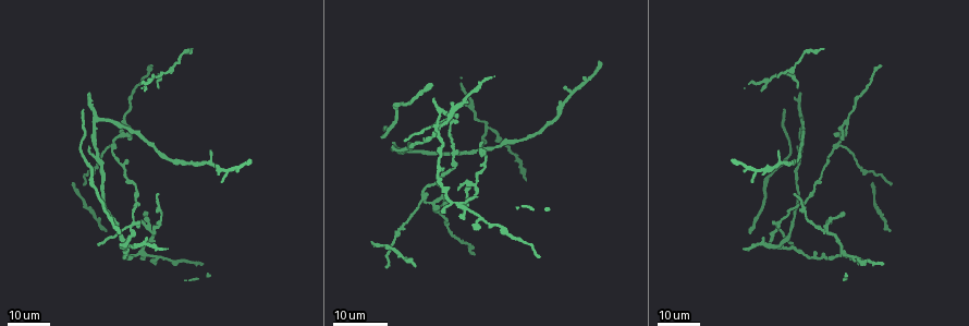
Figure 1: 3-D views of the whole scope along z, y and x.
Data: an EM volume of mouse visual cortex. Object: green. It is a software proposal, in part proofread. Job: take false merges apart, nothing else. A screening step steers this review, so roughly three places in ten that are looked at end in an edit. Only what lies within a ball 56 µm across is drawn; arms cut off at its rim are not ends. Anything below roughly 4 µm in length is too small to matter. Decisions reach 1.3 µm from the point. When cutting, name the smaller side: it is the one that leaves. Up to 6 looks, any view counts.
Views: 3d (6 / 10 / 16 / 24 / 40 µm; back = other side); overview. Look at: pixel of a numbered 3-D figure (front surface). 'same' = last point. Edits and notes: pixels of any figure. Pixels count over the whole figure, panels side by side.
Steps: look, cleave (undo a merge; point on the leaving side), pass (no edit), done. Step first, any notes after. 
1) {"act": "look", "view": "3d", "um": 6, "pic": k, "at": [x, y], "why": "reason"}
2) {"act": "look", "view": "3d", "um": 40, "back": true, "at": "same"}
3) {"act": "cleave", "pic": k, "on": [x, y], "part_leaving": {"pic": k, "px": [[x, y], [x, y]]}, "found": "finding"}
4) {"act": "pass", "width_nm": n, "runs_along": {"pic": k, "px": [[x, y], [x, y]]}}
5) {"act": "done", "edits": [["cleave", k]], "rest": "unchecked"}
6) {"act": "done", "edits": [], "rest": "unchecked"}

{"act": "look", "view": "3d", "um": 16, "pic": 1, "at": [401, 151], "why": "side arm on a straight run"}

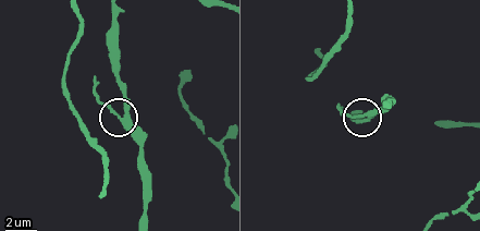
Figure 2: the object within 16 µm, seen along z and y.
{"act": "look", "view": "3d", "um": 10, "pic": 2, "at": [362, 114]}

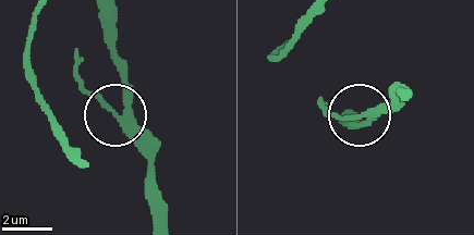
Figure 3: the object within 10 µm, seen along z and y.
{"act": "pass", "side_arm_um": 31, "runs_along": {"pic": 3, "px": [[159, 214], [144, 146], [73, 73]]}, "found": "one neuron here"}

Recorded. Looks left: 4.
{"act": "look", "view": "3d", "um": 16, "pic": 1, "at": [100, 118]}

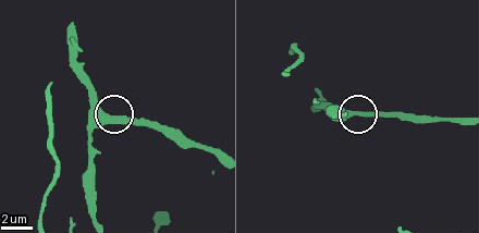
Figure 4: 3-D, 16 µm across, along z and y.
{"act": "look", "view": "3d", "um": 10, "pic": 4, "at": [106, 118], "why": "zoom in"}

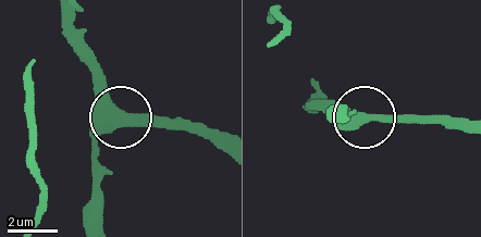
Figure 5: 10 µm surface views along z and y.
{"act": "pass", "runs_along": {"pic": 5, "px": [[97, 217], [97, 144], [120, 112], [74, 51]]}, "found": "one neuron here"}

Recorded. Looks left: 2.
{"act": "look", "view": "3d", "um": 24, "pic": 1, "at": [846, 119], "why": "a fork"}

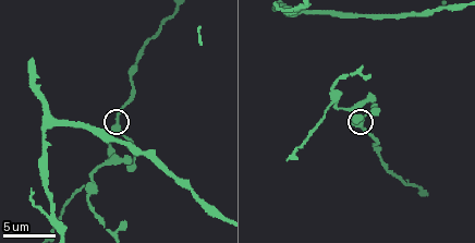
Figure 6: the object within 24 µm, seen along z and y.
{"act": "look", "view": "3d", "um": 10, "pic": 6, "at": [117, 127]}

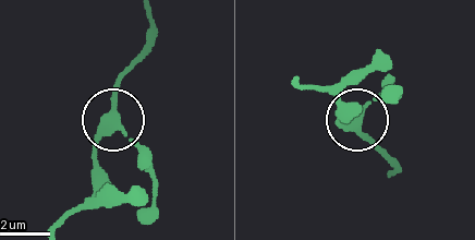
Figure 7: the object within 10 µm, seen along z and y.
{"act": "pass", "width_nm": 320, "runs_along": {"pic": 7, "px": [[64, 218], [94, 193], [96, 143], [108, 124], [150, 154]]}, "found": "one neuron here"}

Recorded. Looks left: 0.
{"act": "done", "edits": [], "rest": "unchecked"}

